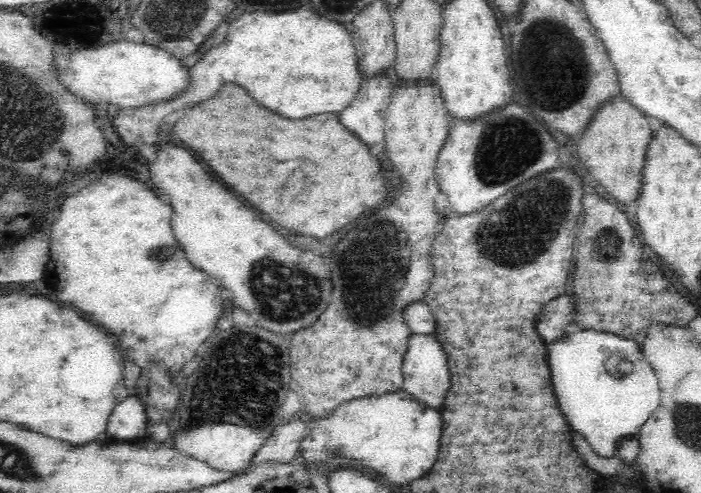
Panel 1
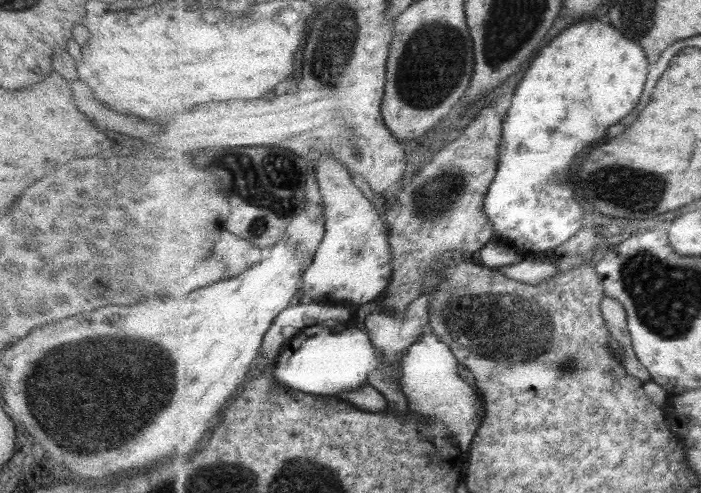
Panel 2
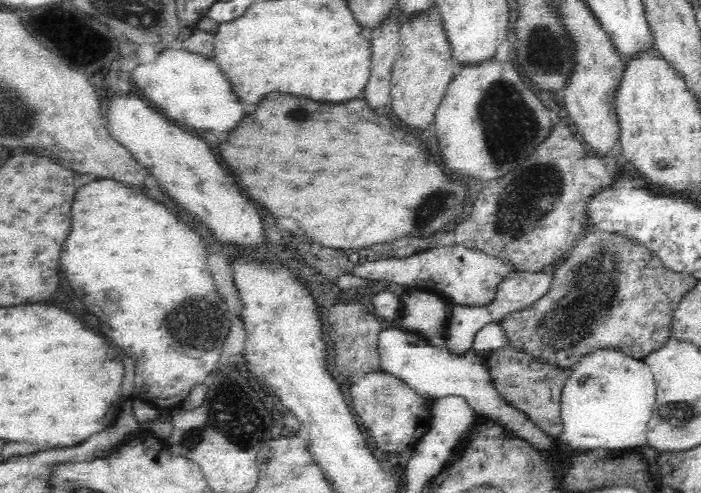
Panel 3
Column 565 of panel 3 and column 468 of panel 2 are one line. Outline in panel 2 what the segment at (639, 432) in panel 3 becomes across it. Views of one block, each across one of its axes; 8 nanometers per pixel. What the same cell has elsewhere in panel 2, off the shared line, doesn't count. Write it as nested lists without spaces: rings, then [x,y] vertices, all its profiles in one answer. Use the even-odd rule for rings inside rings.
[[[432,330],[425,332],[419,343],[407,348],[401,360],[401,389],[407,395],[411,412],[432,423],[445,423],[464,455],[468,455],[481,422],[477,413],[481,403],[487,406],[483,392],[473,388],[461,374],[461,362],[451,347],[441,341]]]

